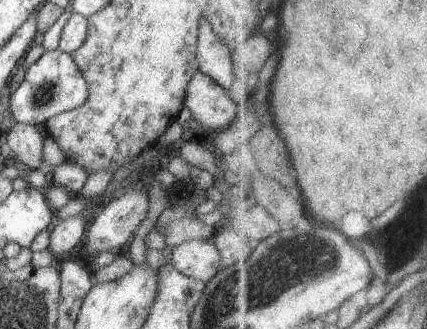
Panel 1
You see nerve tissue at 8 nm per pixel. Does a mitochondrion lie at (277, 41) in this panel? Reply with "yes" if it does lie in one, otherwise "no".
no

